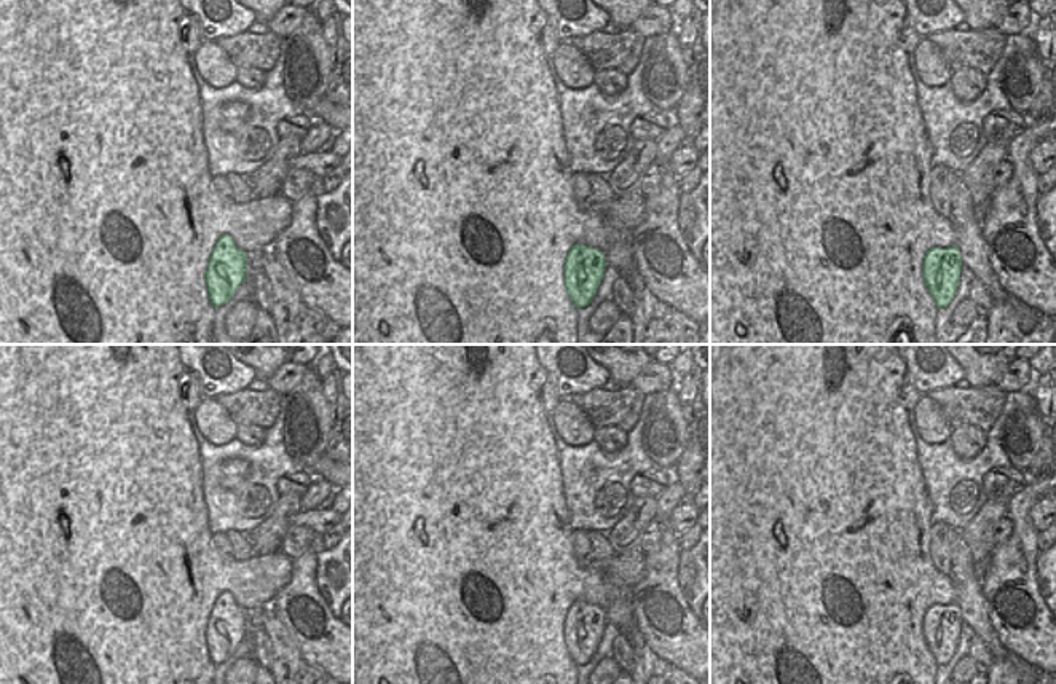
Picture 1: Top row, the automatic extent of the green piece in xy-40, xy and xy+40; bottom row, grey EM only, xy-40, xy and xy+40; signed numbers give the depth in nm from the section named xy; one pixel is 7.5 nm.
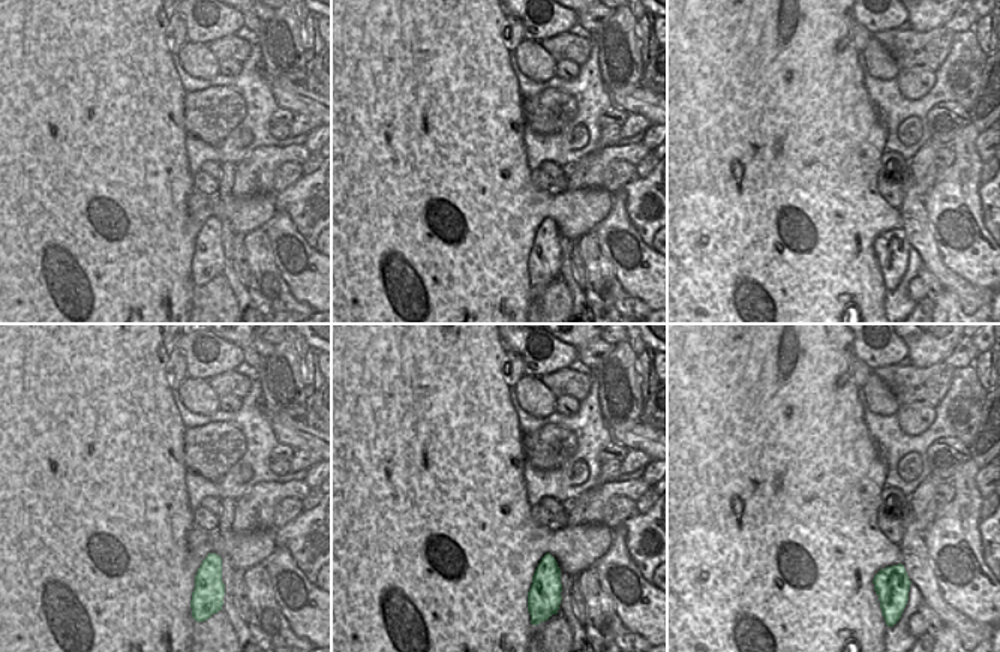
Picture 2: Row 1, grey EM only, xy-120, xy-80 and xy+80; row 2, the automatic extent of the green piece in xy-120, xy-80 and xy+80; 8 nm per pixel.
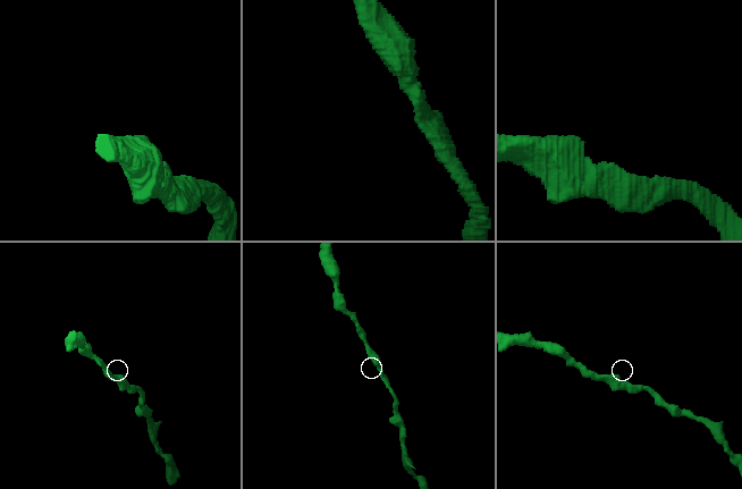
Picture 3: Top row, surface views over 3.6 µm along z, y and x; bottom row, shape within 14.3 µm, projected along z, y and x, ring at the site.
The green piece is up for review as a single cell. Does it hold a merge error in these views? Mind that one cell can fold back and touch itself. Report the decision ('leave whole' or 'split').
leave whole

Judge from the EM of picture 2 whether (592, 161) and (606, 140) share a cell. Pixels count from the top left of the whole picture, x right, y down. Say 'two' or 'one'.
two

